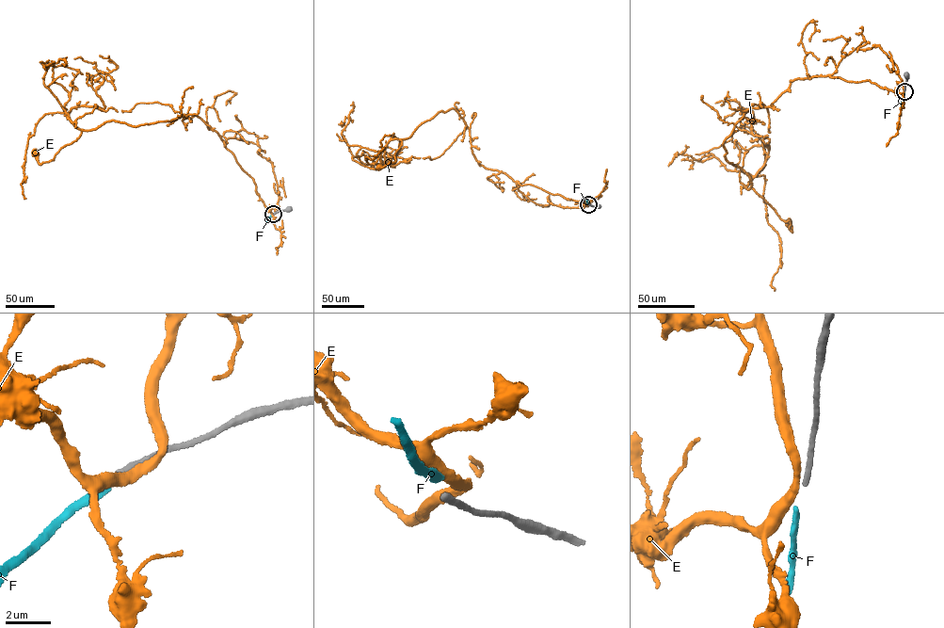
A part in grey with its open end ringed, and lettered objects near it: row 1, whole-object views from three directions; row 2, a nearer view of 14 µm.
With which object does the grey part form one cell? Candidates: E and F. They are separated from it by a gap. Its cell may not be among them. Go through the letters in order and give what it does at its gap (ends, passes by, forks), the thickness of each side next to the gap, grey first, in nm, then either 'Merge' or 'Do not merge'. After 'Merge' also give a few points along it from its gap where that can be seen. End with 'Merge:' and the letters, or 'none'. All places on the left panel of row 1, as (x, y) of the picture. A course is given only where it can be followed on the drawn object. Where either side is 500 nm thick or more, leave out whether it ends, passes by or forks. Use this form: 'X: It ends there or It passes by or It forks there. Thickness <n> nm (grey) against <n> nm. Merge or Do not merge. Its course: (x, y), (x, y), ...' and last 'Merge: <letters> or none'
E: It passes by. Thickness 260 nm (grey) against 420 nm. Do not merge
F: It ends there. Thickness 260 nm (grey) against 320 nm. Do not merge
Merge: none

